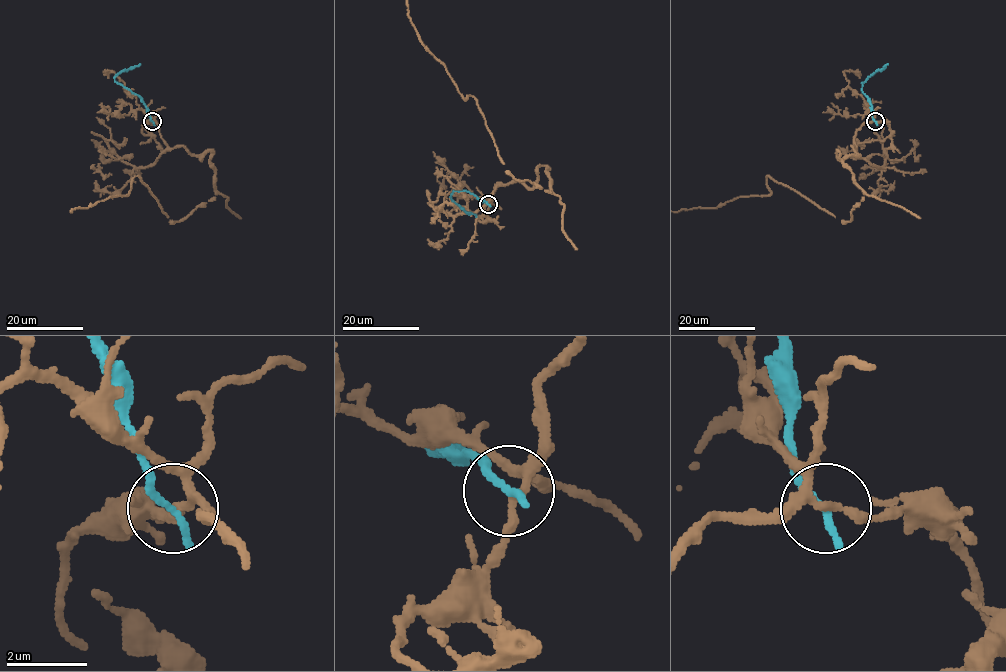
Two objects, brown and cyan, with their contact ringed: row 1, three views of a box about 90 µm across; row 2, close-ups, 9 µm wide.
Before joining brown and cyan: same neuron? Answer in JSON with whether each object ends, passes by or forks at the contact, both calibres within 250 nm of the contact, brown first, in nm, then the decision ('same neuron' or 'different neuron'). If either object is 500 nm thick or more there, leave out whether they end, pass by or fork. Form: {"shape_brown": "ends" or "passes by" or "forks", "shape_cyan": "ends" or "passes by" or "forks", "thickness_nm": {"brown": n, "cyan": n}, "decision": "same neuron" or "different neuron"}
{"shape_brown": "forks", "shape_cyan": "ends", "thickness_nm": {"brown": 170, "cyan": 240}, "decision": "different neuron"}

